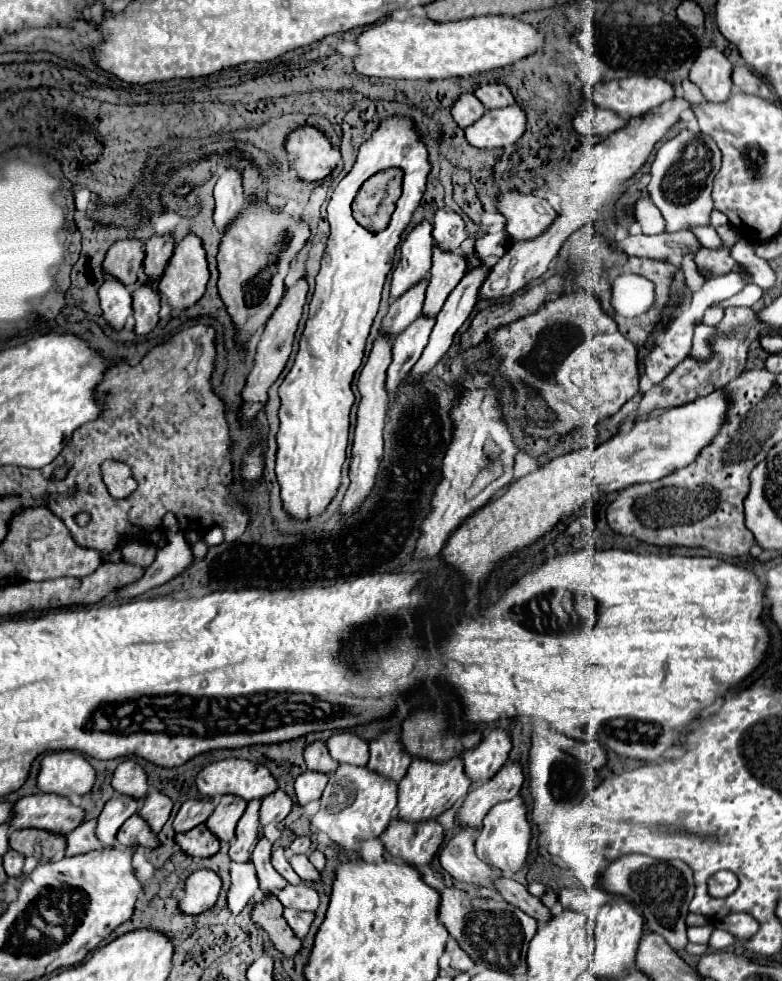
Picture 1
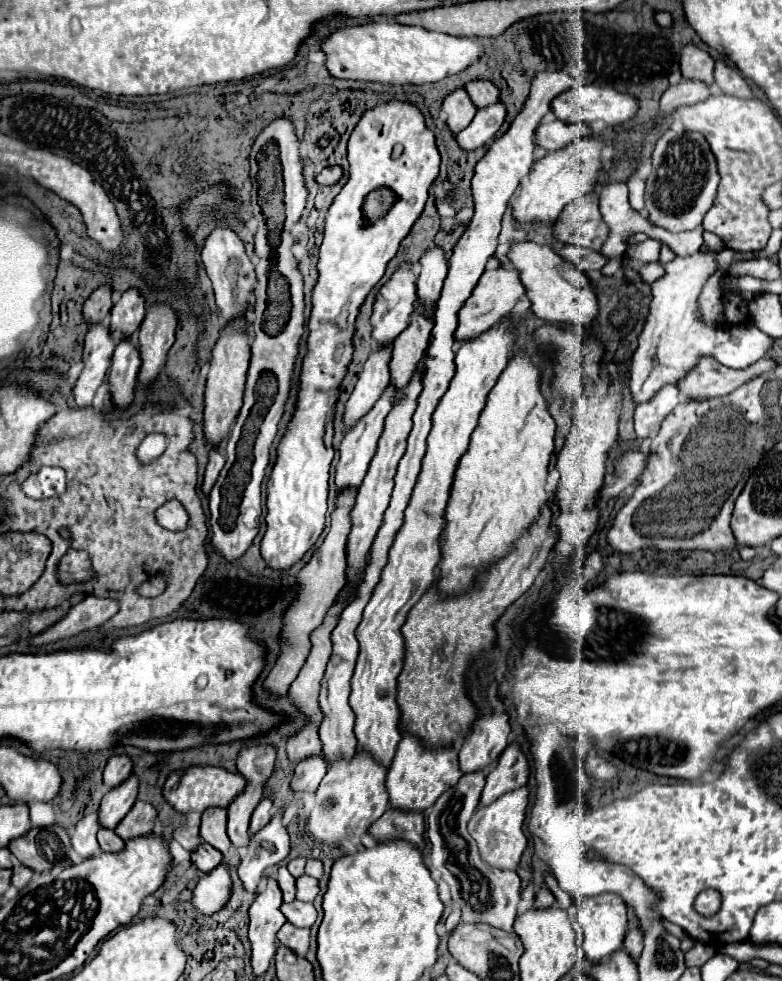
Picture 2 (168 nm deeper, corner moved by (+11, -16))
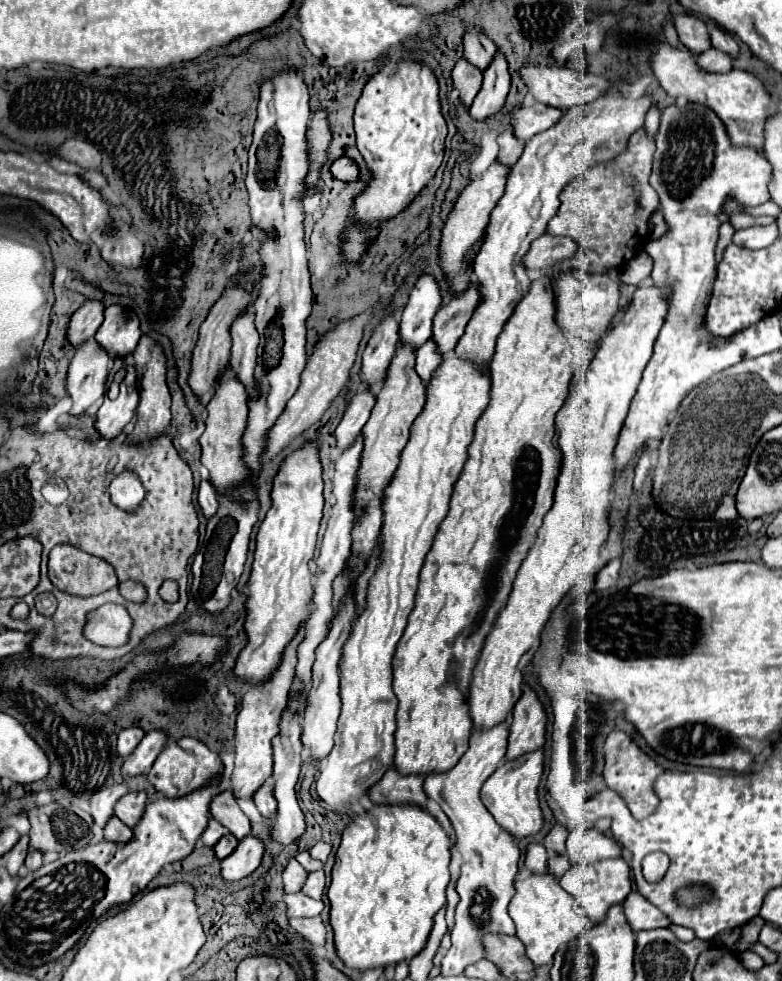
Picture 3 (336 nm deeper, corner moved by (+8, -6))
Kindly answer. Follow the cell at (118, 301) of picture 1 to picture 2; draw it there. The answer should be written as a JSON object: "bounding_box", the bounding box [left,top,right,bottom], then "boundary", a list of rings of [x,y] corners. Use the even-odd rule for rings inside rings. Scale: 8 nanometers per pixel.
{"bounding_box":[74,324,116,406],"boundary":[[[92,324],[90,326],[86,340],[84,340],[84,356],[82,356],[86,368],[82,370],[82,374],[74,386],[74,398],[76,398],[78,406],[90,406],[92,404],[92,398],[94,398],[98,386],[106,378],[106,370],[110,368],[110,358],[112,358],[114,346],[116,346],[116,340],[114,340],[114,336],[110,336],[110,326],[106,326],[106,324]]]}

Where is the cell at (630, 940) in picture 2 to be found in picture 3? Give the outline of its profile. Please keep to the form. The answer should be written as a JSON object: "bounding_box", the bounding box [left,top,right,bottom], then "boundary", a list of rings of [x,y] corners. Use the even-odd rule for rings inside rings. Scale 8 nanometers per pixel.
{"bounding_box":[623,890,671,932],"boundary":[[[633,890],[629,898],[625,898],[623,910],[625,910],[627,922],[633,928],[633,932],[651,930],[651,928],[666,928],[671,924],[669,918],[661,914],[661,910],[657,910],[647,898],[641,898],[637,890]]]}

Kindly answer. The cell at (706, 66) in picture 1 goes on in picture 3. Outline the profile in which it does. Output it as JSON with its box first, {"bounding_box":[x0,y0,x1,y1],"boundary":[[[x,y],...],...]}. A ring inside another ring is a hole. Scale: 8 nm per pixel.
{"bounding_box":[673,14,711,54],"boundary":[[[679,14],[673,18],[679,40],[693,52],[693,54],[701,54],[711,46],[709,40],[709,30],[705,26],[705,22],[699,16],[693,14]]]}

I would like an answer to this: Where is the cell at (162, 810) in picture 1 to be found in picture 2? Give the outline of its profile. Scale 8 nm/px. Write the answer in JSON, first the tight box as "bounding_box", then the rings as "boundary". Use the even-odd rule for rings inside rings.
{"bounding_box":[114,802,156,840],"boundary":[[[136,802],[130,810],[130,814],[126,814],[126,818],[118,824],[118,828],[114,830],[122,840],[132,840],[138,836],[148,836],[154,830],[154,822],[156,822],[156,808],[148,802]]]}

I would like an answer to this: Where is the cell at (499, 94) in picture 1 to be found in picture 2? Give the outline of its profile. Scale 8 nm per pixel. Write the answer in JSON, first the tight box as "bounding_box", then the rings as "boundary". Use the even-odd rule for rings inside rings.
{"bounding_box":[466,82,498,108],"boundary":[[[470,82],[466,84],[466,92],[476,108],[486,108],[490,104],[498,104],[498,88],[492,82]]]}

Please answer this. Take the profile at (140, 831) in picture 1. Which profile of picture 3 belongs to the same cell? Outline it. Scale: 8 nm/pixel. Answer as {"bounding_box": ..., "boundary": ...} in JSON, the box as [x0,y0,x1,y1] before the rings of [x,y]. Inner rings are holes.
{"bounding_box":[105,816,133,842],"boundary":[[[113,816],[107,826],[105,826],[105,840],[111,840],[111,842],[129,842],[129,838],[133,836],[131,834],[131,828],[127,828],[117,816]]]}

